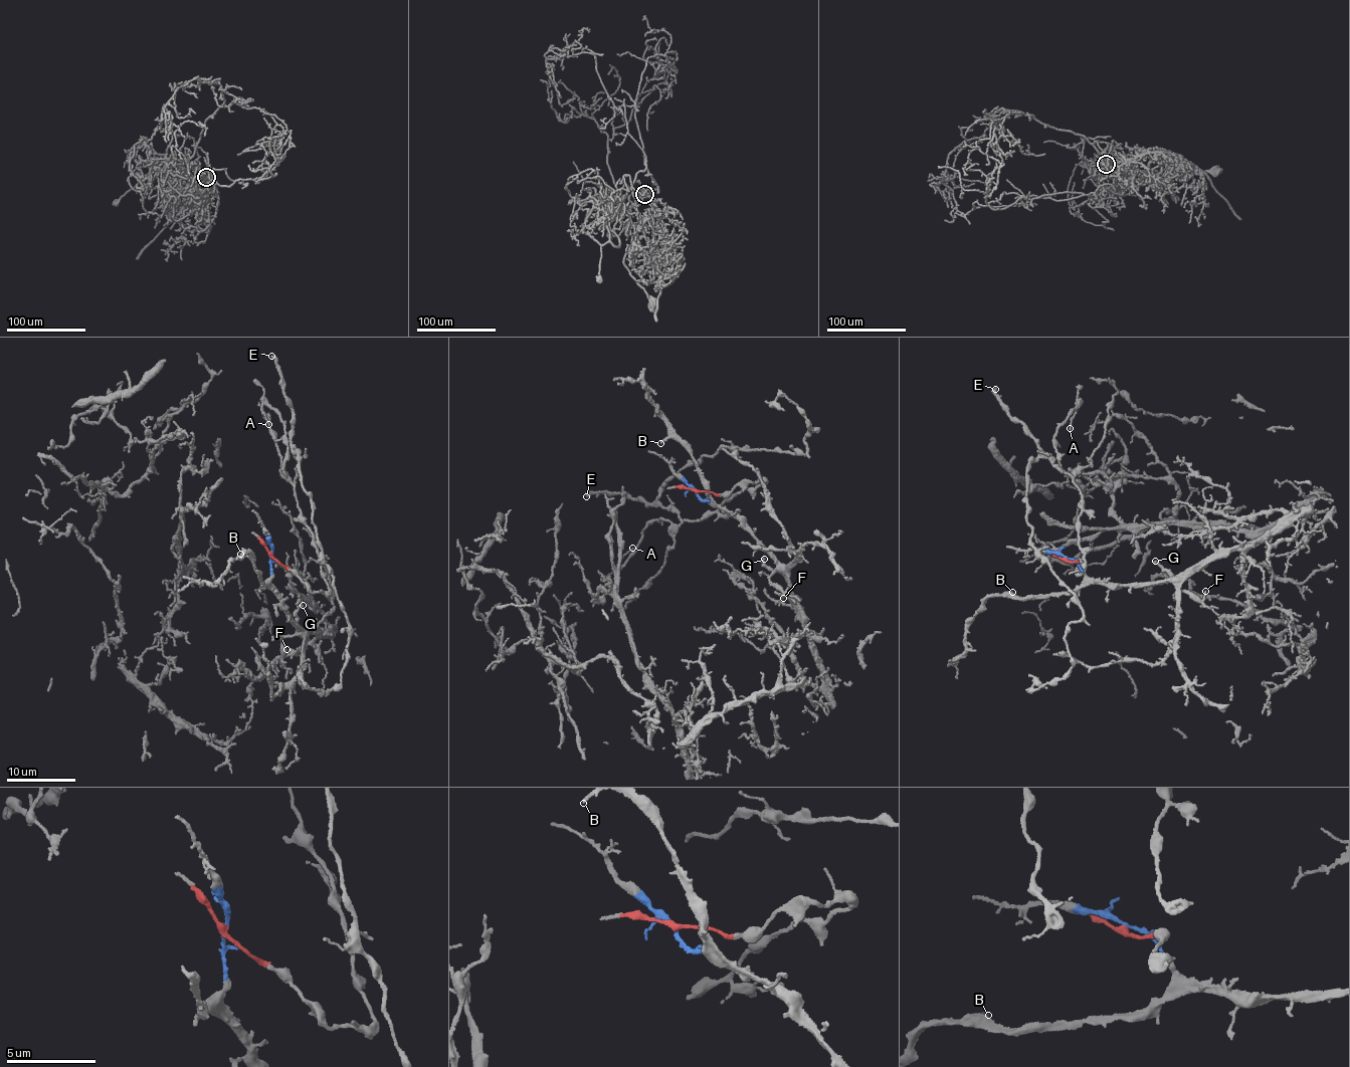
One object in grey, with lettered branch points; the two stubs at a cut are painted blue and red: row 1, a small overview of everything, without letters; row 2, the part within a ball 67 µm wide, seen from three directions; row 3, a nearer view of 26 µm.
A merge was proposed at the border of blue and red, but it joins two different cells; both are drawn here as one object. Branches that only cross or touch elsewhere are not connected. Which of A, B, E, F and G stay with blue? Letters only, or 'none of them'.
B, F, G

